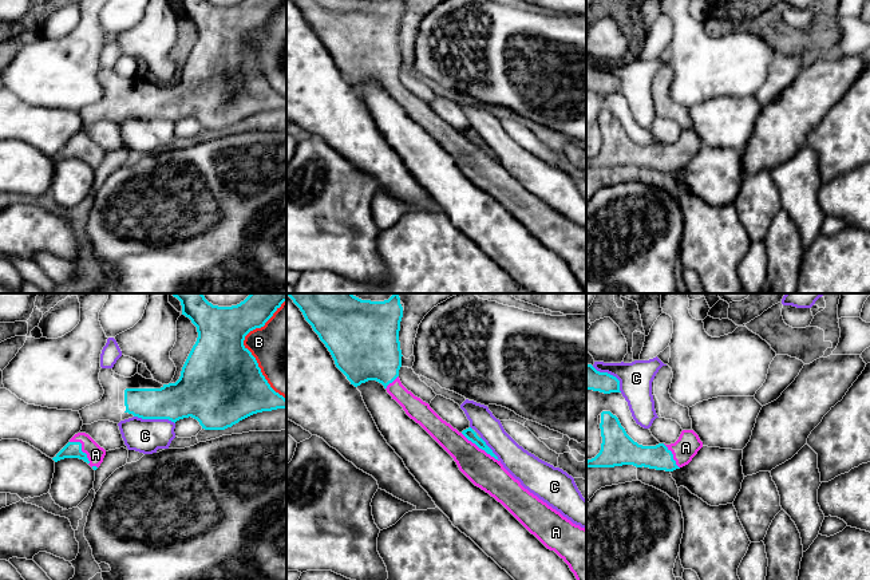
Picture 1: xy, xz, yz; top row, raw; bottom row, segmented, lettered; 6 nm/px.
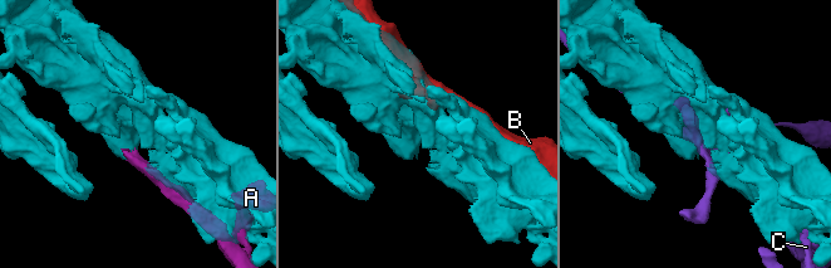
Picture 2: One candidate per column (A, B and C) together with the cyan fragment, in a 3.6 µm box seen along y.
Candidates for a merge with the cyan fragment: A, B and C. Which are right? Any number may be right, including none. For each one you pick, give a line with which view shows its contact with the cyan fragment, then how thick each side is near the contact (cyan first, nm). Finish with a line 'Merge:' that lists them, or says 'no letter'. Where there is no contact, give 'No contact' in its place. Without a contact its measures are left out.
A: Touches cyan in xz. Thickness 70 nm (cyan) against 200 nm
Merge: A

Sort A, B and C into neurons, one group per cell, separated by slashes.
A / B / C

